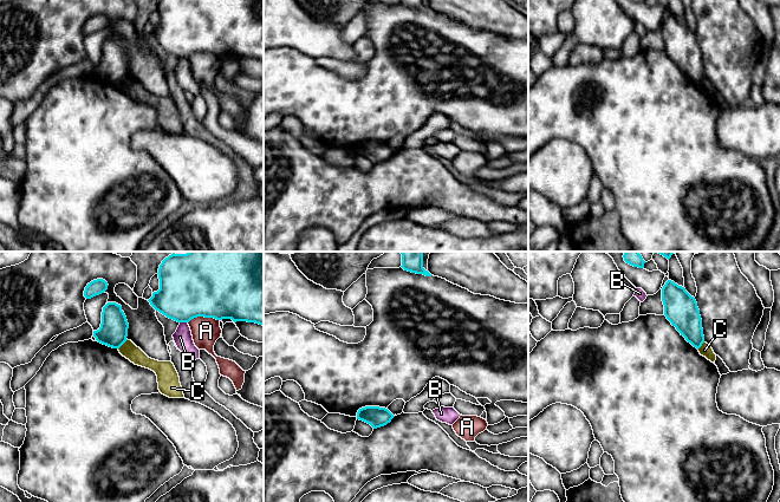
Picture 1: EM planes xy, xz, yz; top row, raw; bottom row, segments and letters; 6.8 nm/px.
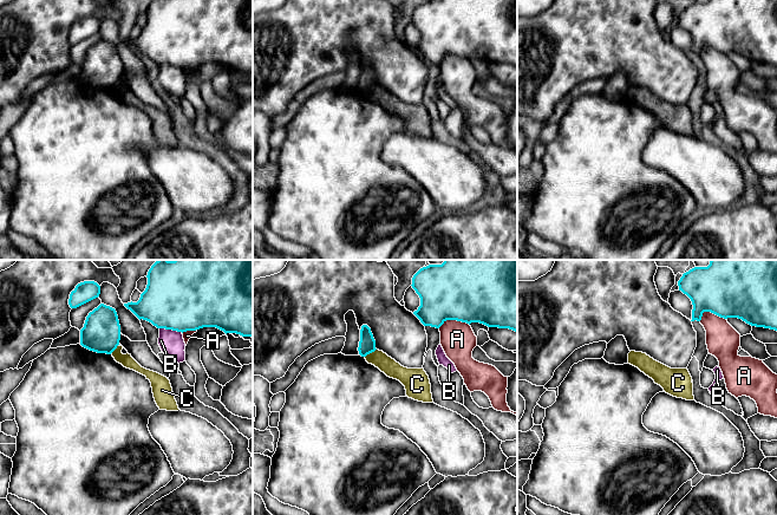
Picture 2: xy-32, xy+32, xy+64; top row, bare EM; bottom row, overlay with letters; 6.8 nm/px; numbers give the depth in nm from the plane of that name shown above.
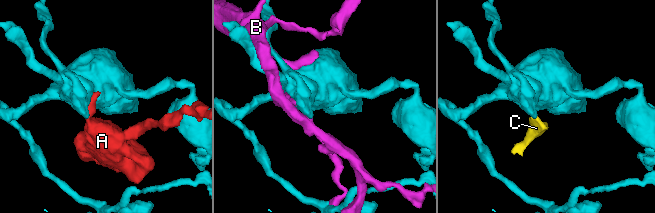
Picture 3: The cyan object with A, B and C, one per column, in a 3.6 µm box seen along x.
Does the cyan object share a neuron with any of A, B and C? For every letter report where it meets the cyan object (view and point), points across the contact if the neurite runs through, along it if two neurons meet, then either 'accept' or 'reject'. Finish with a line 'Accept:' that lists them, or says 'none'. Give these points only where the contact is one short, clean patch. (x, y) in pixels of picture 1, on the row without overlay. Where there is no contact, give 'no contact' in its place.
A: contact xy (203, 51); reject
B: contact xy (183, 57); reject
C: contact xy (123, 78); border xy (127, 75), (118, 84); reject
Accept: none

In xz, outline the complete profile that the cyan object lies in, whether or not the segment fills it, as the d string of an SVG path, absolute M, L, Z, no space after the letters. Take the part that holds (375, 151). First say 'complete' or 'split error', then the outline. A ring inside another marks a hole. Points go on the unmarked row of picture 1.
complete; M365 142L357 148L357 155L370 159L373 164L386 161L394 152L388 144L379 142Z

